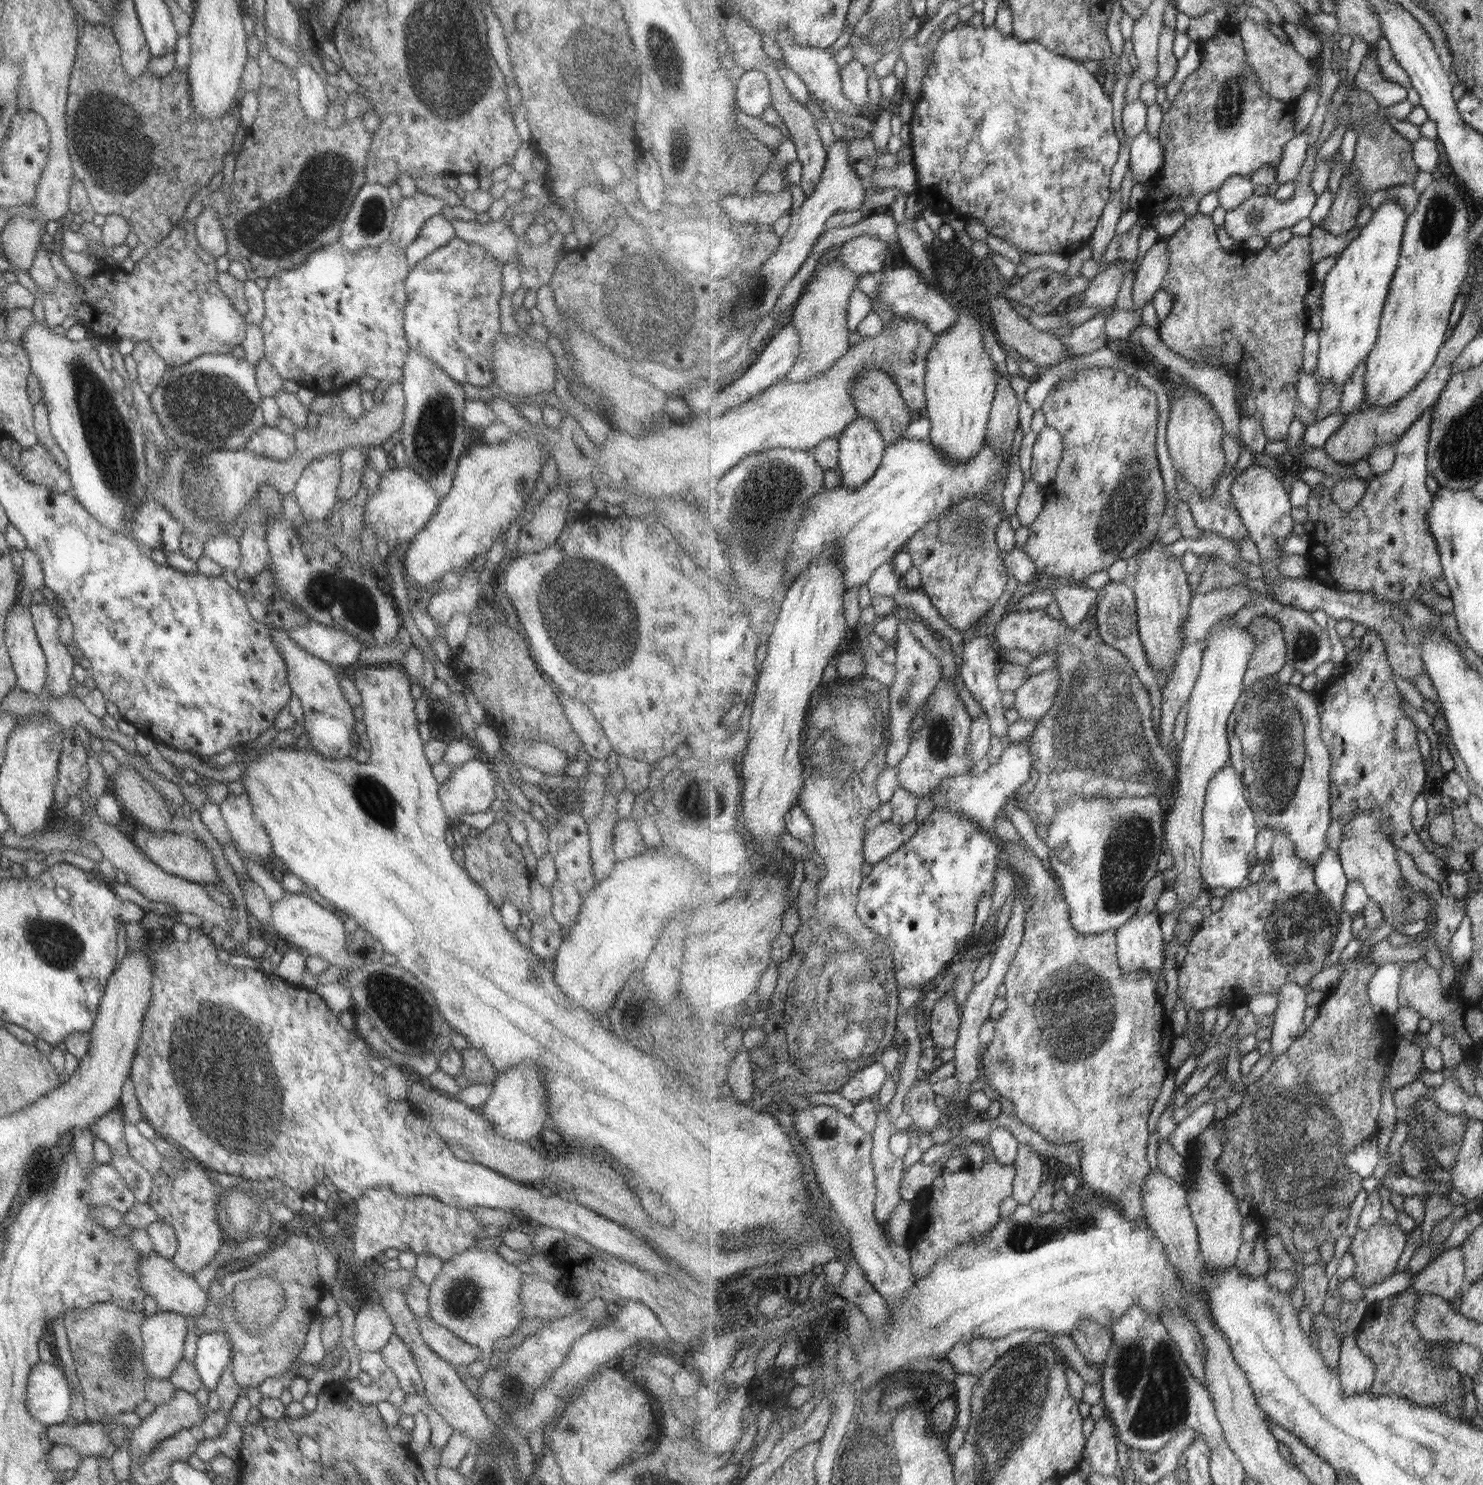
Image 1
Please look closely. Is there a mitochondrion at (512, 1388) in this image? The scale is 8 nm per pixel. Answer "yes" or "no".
yes

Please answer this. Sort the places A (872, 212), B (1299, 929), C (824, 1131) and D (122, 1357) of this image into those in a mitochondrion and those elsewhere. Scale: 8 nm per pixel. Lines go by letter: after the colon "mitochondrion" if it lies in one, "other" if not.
A: other
B: mitochondrion
C: other
D: mitochondrion

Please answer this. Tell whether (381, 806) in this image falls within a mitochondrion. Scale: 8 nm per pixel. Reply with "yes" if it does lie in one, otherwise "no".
yes

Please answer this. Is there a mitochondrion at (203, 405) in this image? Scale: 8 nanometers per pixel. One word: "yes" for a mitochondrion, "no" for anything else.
yes

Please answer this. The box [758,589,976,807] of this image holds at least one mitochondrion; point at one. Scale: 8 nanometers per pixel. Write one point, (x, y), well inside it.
(940, 735)

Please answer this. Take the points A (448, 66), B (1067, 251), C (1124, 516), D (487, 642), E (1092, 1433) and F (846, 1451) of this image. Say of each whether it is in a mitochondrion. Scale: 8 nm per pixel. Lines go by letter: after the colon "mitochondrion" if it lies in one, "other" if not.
A: mitochondrion
B: other
C: mitochondrion
D: other
E: other
F: other

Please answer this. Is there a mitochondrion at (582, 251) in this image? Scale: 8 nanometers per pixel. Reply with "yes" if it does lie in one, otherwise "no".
no

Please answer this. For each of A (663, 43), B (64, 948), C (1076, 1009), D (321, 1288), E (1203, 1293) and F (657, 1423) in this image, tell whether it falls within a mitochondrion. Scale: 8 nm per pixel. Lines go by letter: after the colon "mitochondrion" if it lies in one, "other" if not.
A: mitochondrion
B: mitochondrion
C: mitochondrion
D: other
E: other
F: other

